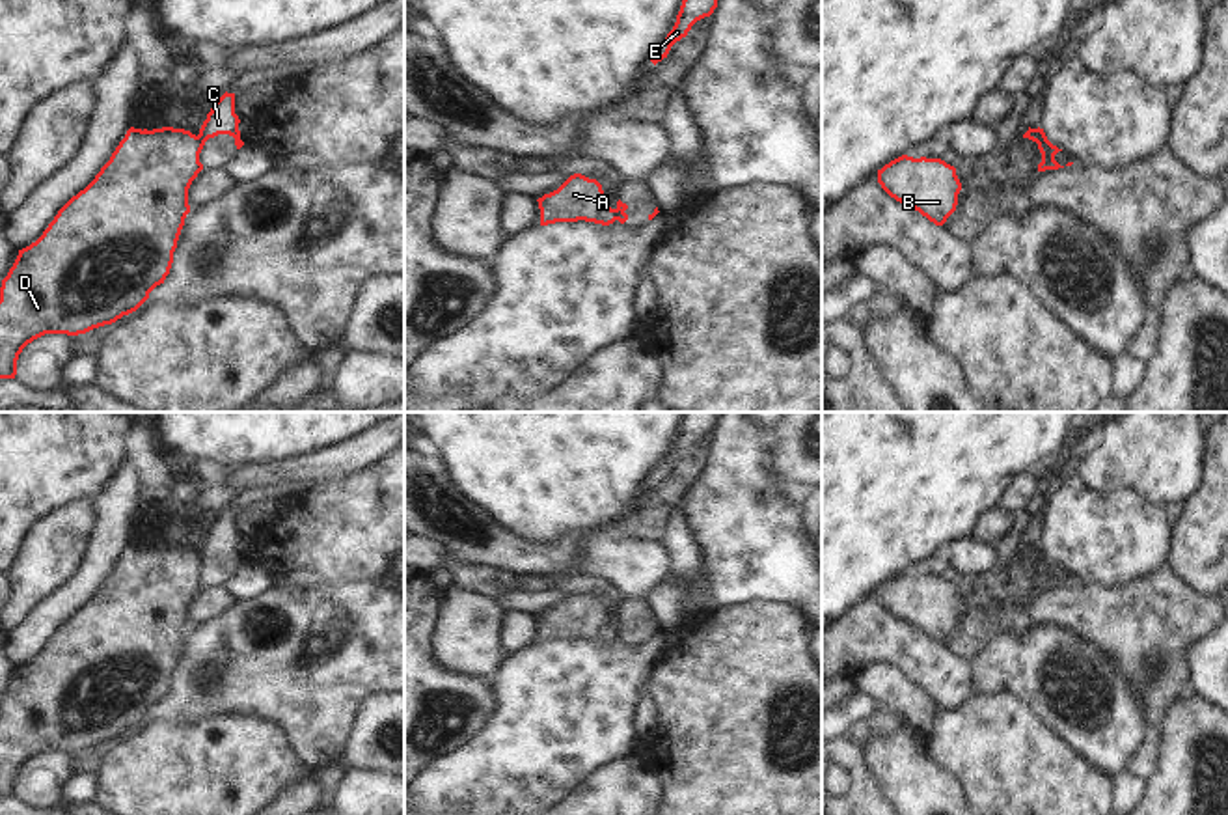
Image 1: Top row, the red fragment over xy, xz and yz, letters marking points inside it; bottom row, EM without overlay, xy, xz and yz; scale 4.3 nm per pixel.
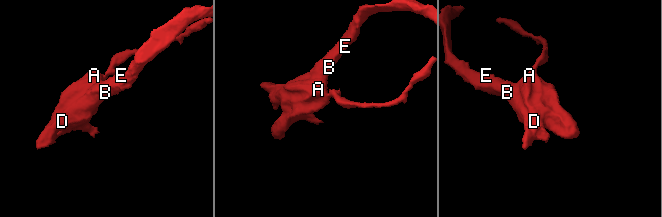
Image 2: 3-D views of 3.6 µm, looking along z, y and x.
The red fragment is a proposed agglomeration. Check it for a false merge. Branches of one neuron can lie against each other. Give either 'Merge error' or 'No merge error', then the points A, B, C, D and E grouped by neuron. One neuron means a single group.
Merge error. Groups: A B D E / C.

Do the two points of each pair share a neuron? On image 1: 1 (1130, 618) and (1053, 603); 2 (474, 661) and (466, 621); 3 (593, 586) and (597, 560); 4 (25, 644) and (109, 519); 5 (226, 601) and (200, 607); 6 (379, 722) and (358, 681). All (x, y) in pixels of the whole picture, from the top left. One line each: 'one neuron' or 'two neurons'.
1: one neuron
2: one neuron
3: two neurons
4: one neuron
5: one neuron
6: two neurons

